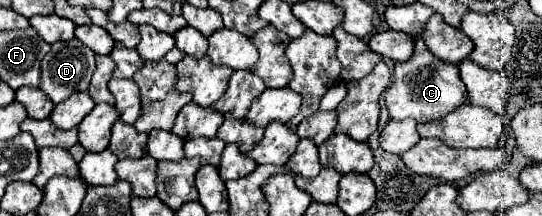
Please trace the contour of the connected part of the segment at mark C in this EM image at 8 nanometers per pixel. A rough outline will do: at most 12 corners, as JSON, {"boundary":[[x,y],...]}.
{"boundary":[[430,54],[394,64],[392,120],[440,120],[468,100],[460,72]]}

